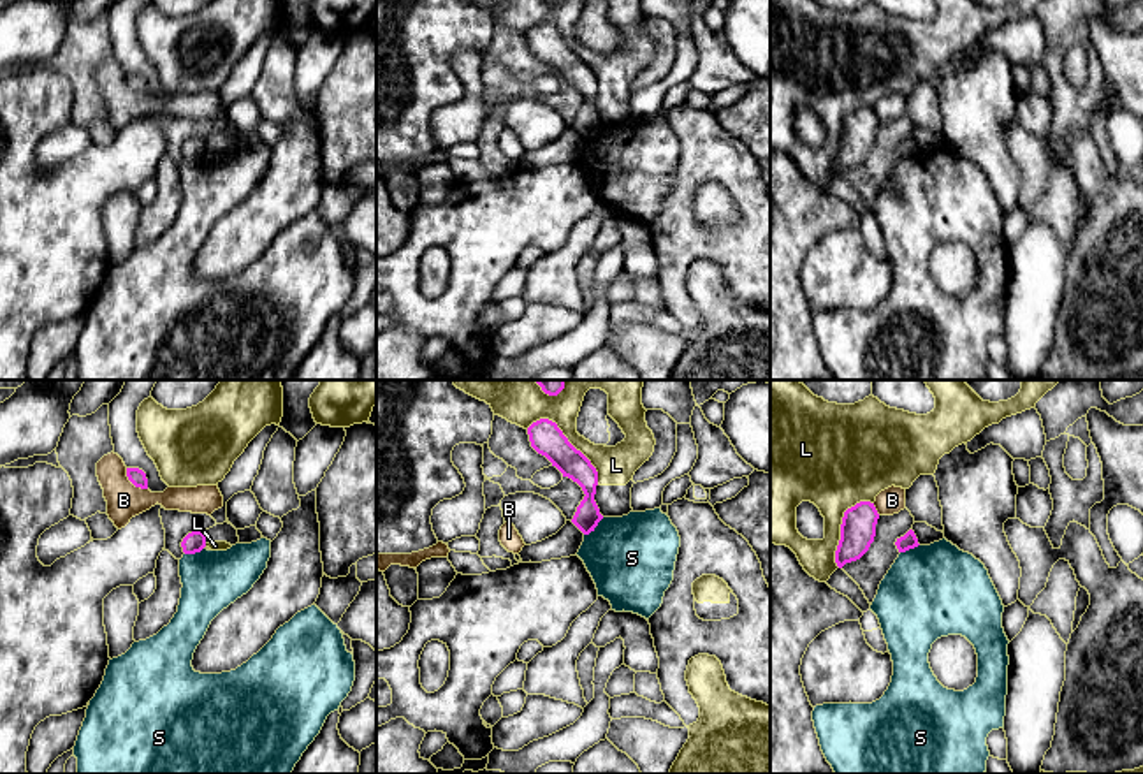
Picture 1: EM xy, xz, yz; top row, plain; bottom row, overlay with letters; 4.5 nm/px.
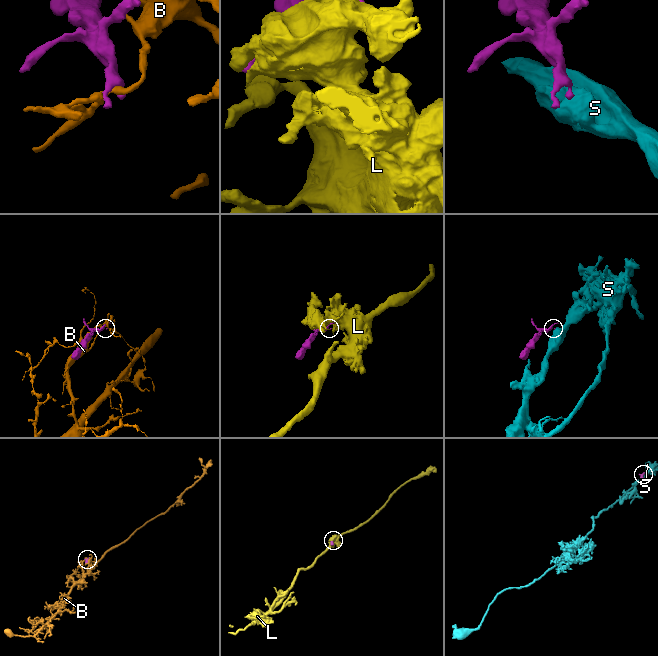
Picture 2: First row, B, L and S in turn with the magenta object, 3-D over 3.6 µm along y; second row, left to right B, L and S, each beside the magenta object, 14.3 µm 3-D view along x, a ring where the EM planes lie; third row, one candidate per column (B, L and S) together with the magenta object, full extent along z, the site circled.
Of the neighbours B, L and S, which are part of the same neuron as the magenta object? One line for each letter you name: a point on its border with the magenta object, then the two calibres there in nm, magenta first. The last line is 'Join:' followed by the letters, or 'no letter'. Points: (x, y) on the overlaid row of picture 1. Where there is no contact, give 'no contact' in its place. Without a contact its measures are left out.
Join: no letter

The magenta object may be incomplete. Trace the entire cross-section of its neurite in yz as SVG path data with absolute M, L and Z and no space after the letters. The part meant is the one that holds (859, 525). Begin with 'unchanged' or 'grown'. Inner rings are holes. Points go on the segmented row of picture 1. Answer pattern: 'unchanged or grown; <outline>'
unchanged; M860 501L844 512L841 540L835 551L839 568L860 559L869 551L876 537L877 519L879 514L870 501Z

